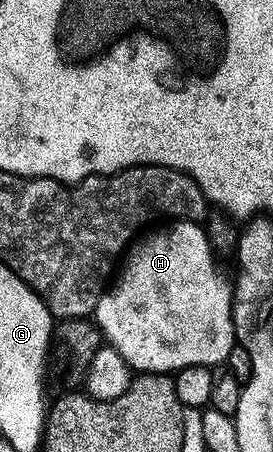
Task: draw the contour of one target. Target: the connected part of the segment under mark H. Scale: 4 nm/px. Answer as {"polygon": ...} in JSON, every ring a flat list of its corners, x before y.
{"polygon":[[171,221,166,225,159,225,155,232,148,237,144,243,136,242,130,248,129,256,131,260,127,263,127,268,123,271,123,276,119,279,116,287,108,286,103,292,103,296,97,301,93,312,94,322,102,338,110,346,114,347,117,353,126,361,127,366,135,373,178,373,184,367,211,367,219,363,222,359,227,359,231,355,231,346,236,346,235,322,231,320,231,309,233,306,233,283,230,278,226,279,221,272,215,268,216,252,213,250,211,240,206,230,202,231,199,223,189,223,186,221]]}

